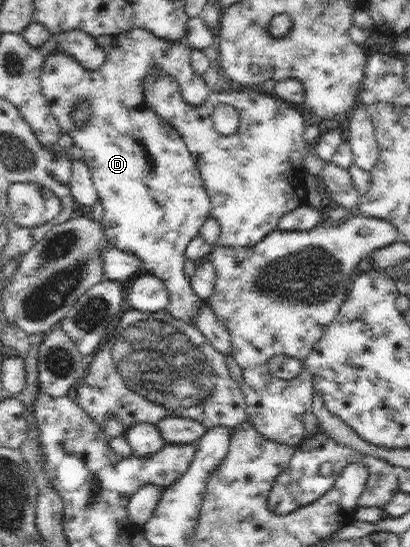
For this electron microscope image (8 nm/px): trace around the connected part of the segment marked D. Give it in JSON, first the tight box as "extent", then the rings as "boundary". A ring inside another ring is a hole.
{"extent":[41,16,215,324],"boundary":[[[201,16],[188,17],[187,30],[185,31],[185,36],[182,38],[180,42],[171,42],[170,40],[166,40],[166,38],[159,38],[156,34],[153,34],[150,30],[144,28],[134,28],[125,31],[124,33],[116,34],[113,38],[113,44],[108,49],[106,61],[97,69],[97,70],[87,70],[84,66],[81,66],[79,62],[77,62],[72,56],[69,56],[65,53],[53,53],[50,57],[47,57],[44,60],[41,72],[41,88],[44,99],[46,100],[46,104],[49,105],[51,114],[55,117],[55,120],[59,123],[60,129],[62,130],[62,134],[68,135],[73,138],[74,145],[79,147],[83,151],[83,161],[89,167],[89,171],[91,172],[91,177],[93,180],[93,185],[98,192],[99,199],[101,205],[104,209],[104,216],[102,221],[100,222],[103,227],[103,232],[105,236],[110,240],[111,244],[115,247],[124,250],[125,252],[134,254],[137,258],[141,259],[142,268],[144,272],[148,272],[149,274],[161,279],[165,287],[167,288],[168,295],[170,298],[168,310],[170,313],[179,320],[183,322],[188,322],[189,324],[194,324],[194,318],[198,315],[200,308],[204,302],[202,298],[199,298],[195,292],[193,292],[193,288],[191,288],[190,279],[185,276],[184,272],[184,262],[186,261],[186,248],[188,244],[195,238],[198,234],[200,234],[200,228],[210,217],[211,212],[211,200],[209,199],[209,195],[207,194],[207,189],[205,189],[205,183],[203,183],[203,179],[201,179],[201,173],[199,173],[199,167],[197,167],[197,161],[191,155],[191,152],[187,149],[187,145],[183,141],[181,135],[179,135],[179,131],[175,130],[171,124],[167,124],[150,106],[146,103],[144,97],[144,78],[151,74],[154,71],[154,68],[158,68],[158,70],[162,70],[162,72],[166,72],[169,76],[172,76],[176,83],[178,84],[178,89],[181,93],[181,98],[187,104],[193,105],[194,107],[198,107],[202,105],[213,92],[206,83],[203,77],[200,74],[194,72],[192,64],[191,64],[191,49],[196,48],[199,50],[205,50],[212,42],[215,34],[213,30],[207,26],[207,23],[204,21],[204,18]],[[82,98],[86,98],[88,103],[90,104],[90,117],[80,126],[78,127],[74,123],[74,118],[72,117],[72,112],[74,111],[72,108],[74,106],[78,106],[78,102],[82,100]]]}

